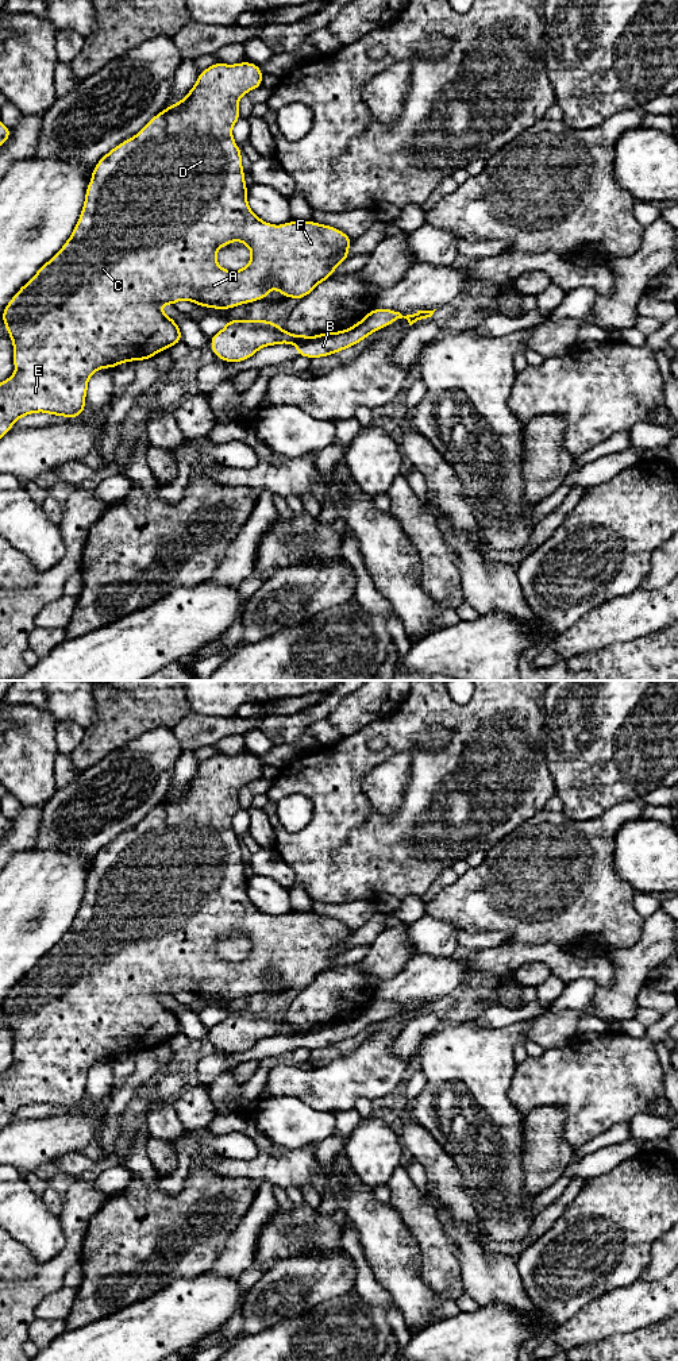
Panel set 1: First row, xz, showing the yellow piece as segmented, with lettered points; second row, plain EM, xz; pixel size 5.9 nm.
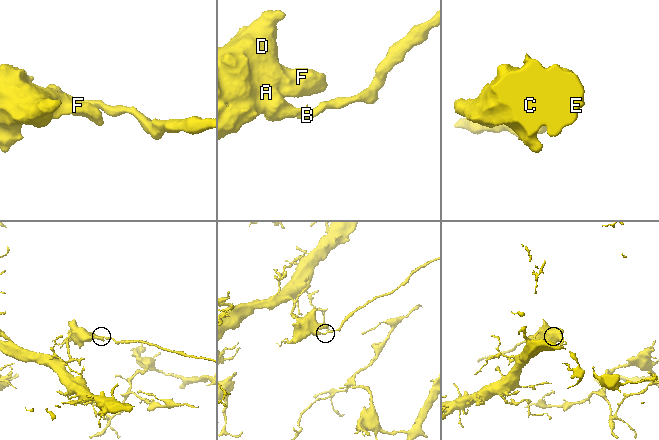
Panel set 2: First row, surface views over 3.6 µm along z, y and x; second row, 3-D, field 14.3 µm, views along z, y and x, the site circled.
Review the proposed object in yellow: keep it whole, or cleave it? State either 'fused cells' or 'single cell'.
fused cells

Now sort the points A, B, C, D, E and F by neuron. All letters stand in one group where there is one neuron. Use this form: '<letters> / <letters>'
A C D E F / B

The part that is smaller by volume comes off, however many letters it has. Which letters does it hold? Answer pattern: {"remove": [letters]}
{"remove": ["B"]}

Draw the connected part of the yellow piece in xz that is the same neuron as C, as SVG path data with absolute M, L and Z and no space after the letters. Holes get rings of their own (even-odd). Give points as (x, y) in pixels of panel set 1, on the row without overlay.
M217 753L199 766L197 774L181 793L176 797L169 797L161 805L155 806L143 821L112 840L93 859L84 898L72 928L62 940L19 980L1 1005L5 1021L14 1036L14 1056L16 1063L0 1075L0 1130L9 1123L11 1118L22 1107L30 1104L45 1103L53 1107L66 1107L68 1110L78 1109L85 1102L88 1071L95 1063L105 1059L113 1060L130 1052L139 1053L150 1050L155 1045L182 1033L177 1014L159 1000L161 995L174 996L177 992L189 991L196 996L207 999L230 1000L246 994L263 991L273 979L286 990L293 988L300 991L308 987L320 973L332 968L332 963L343 952L350 949L347 941L354 932L335 918L323 917L316 913L296 911L282 917L273 917L262 913L251 903L247 895L247 876L242 859L242 843L232 829L232 817L240 810L238 801L239 790L259 778L262 778L262 760L255 755L240 753L226 756ZM234 932L244 934L251 941L251 952L242 961L231 963L219 957L216 944L221 937L228 937Z

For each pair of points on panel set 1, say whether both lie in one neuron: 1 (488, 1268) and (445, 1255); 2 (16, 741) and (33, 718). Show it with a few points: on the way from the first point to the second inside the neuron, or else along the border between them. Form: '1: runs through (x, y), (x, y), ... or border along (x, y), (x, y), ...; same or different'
1: border along (443, 1230), (455, 1246), (459, 1280), (466, 1290); different
2: runs through (22, 736), (31, 724); same

